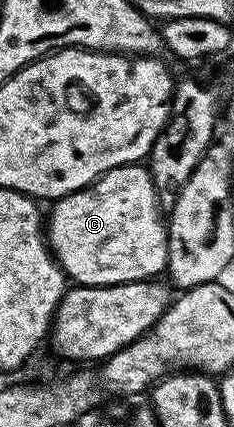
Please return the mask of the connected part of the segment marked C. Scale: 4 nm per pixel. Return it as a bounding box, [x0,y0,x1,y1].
[45,163,167,285]

